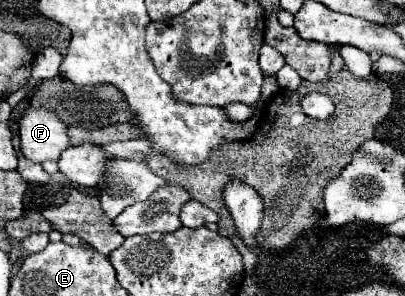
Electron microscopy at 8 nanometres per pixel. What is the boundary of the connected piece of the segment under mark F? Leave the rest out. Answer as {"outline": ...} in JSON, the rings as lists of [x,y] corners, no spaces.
{"outline":[[[28,108],[20,122],[20,154],[28,158],[30,162],[42,164],[46,160],[58,160],[60,152],[70,146],[68,134],[66,134],[66,124],[58,120],[56,114],[44,110],[44,108]]]}

